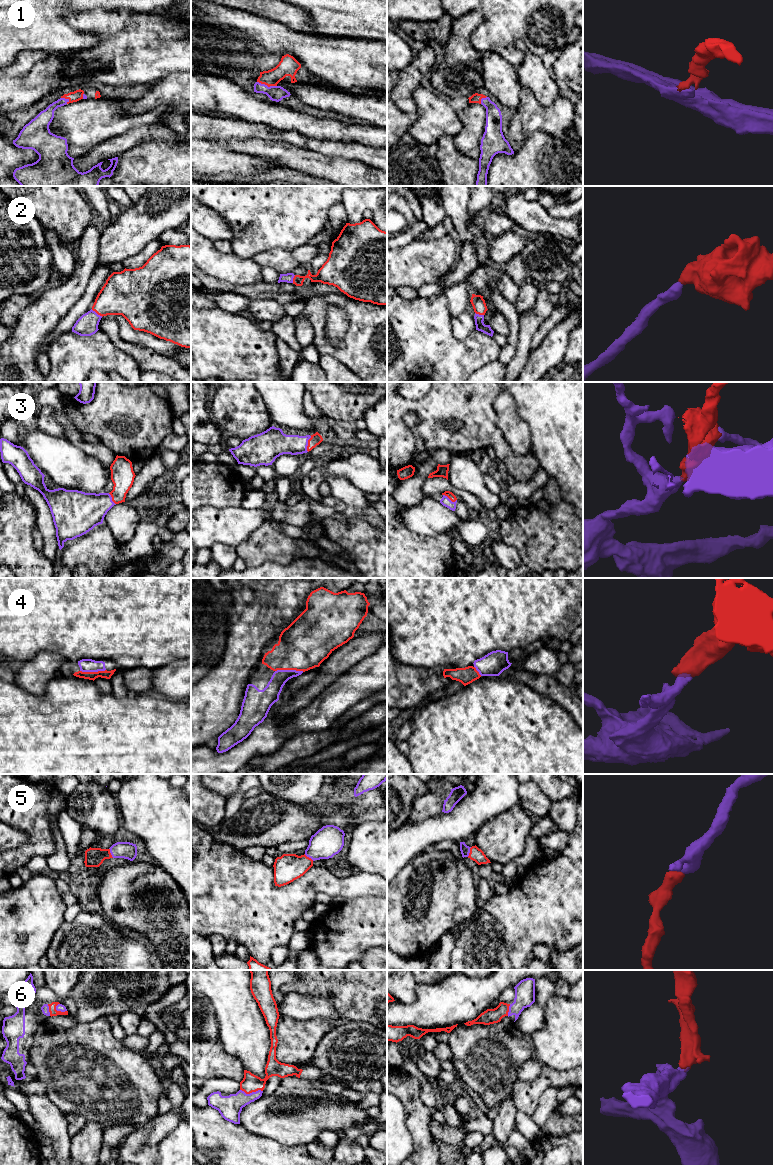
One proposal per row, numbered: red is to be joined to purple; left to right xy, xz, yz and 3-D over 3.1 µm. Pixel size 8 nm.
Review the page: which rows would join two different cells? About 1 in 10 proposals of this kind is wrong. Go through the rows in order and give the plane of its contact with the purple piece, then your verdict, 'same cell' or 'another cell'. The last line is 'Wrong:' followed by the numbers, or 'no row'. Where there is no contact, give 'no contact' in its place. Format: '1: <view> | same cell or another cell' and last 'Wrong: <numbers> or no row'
1: xz | same cell
2: xy | same cell
3: xz | same cell
4: xz | same cell
5: yz | same cell
6: xz | same cell
Wrong: no row

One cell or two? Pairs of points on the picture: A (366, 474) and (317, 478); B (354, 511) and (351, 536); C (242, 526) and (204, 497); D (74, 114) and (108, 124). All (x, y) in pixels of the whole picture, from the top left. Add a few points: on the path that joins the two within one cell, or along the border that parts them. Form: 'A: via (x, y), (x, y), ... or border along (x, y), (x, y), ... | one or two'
A: via (354, 469), (329, 469) | one
B: border along (350, 517), (363, 519), (375, 527) | two
C: border along (240, 505), (224, 508), (203, 506), (201, 508) | two
D: via (82, 121), (100, 121) | one

